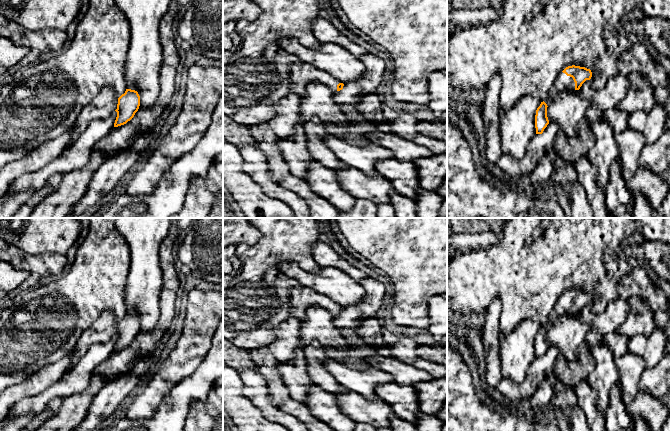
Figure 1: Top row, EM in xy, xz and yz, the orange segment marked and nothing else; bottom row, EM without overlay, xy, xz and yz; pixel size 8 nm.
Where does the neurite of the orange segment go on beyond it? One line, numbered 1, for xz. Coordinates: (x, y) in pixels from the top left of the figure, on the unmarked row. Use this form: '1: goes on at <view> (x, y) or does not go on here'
1: goes on at xz (302, 298)

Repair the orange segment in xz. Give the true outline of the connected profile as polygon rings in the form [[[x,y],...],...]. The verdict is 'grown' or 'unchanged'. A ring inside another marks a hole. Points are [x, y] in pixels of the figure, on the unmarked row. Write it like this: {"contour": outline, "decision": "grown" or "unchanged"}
{"contour": [[[302,286],[291,290],[291,312],[293,317],[302,321],[305,318],[307,309],[313,305],[328,310],[334,316],[342,314],[344,310],[343,307],[311,288]]], "decision": "grown"}

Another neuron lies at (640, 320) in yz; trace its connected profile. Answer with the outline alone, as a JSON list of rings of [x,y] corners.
[[[632,296],[630,298],[630,310],[627,318],[615,330],[615,333],[631,338],[638,334],[649,336],[655,329],[656,320],[649,304],[639,296]]]

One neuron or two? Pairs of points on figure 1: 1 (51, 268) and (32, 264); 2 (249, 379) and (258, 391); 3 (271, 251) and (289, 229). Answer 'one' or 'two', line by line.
1: one
2: one
3: one

